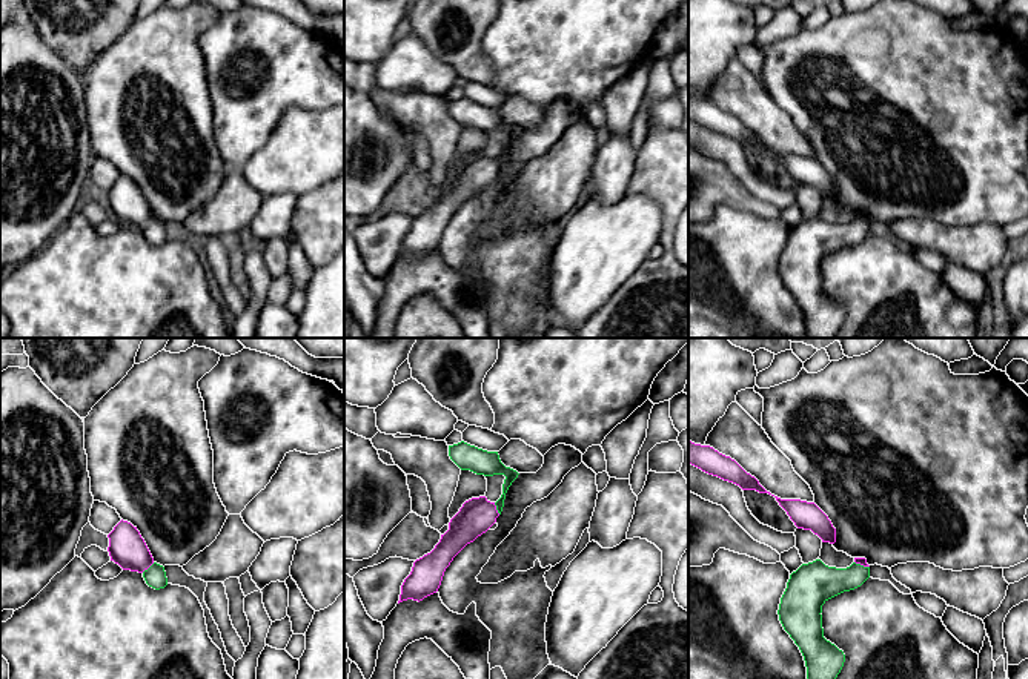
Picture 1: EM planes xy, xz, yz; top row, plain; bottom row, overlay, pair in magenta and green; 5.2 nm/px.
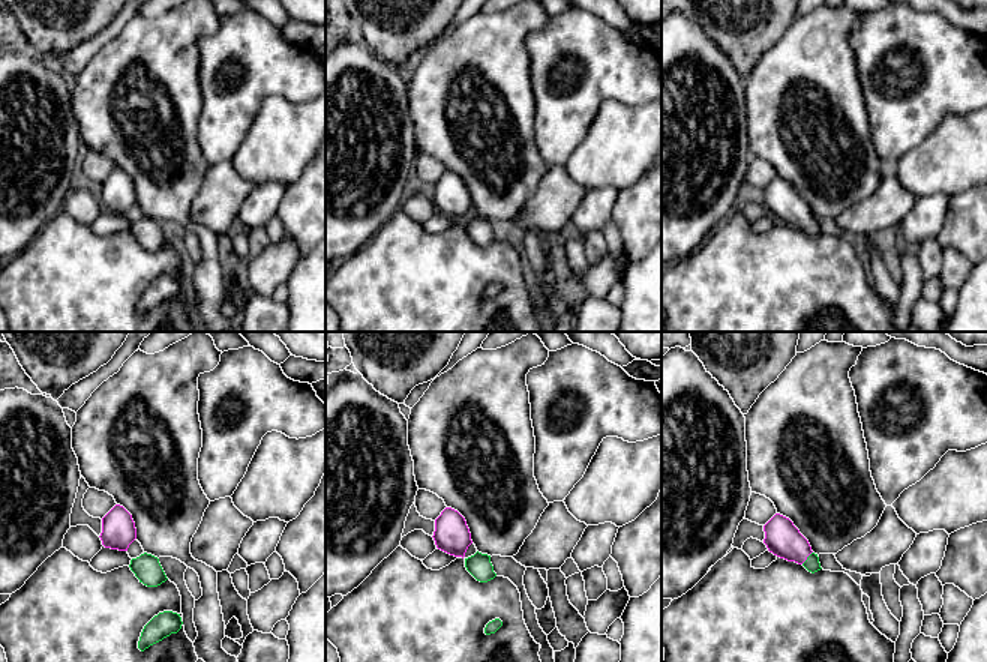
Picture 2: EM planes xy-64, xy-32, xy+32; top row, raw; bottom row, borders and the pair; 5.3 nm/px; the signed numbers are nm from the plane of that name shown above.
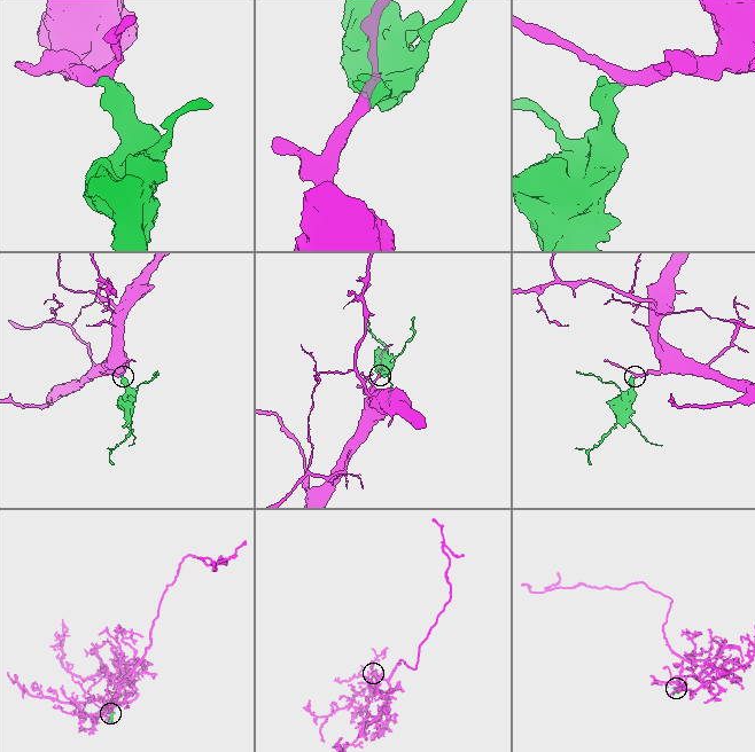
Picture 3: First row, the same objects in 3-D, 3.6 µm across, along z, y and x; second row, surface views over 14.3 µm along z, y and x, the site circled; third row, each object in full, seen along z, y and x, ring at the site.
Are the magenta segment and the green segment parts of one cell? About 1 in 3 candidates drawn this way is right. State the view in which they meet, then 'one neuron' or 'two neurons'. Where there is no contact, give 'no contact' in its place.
xy | one neuron

